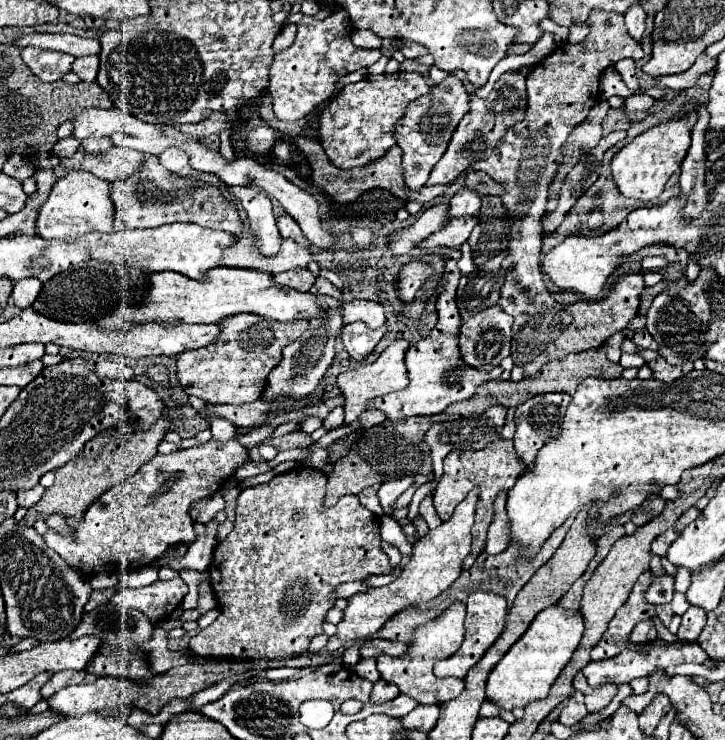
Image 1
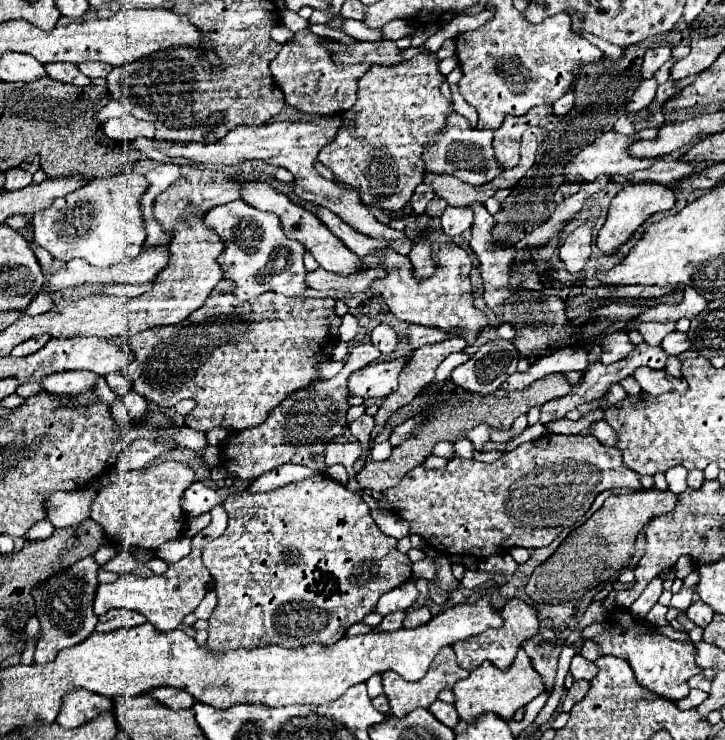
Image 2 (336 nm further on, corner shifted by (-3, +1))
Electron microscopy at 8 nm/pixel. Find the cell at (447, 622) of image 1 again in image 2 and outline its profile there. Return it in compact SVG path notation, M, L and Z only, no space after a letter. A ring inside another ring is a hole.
M444 647L444 649L436 655L436 659L432 661L428 673L426 673L420 681L410 683L410 681L404 681L404 679L402 679L398 673L394 673L394 671L384 671L384 673L382 673L382 685L384 685L384 695L386 695L388 701L390 701L390 711L392 711L392 715L404 717L406 713L410 713L410 711L416 709L416 707L428 707L430 703L434 703L434 701L438 699L438 693L440 693L442 689L452 689L456 681L466 679L466 677L468 677L468 671L464 671L464 669L458 667L456 655L454 655L452 647Z

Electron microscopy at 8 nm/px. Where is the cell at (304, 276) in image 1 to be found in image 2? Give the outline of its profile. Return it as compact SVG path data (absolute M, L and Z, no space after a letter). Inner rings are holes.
M222 279L214 291L210 293L210 297L206 299L206 303L194 311L192 315L188 315L184 321L180 321L178 325L160 325L154 329L146 329L134 337L114 337L116 343L120 343L126 351L132 353L132 361L128 363L128 367L122 369L122 373L132 381L132 387L136 393L140 393L142 397L156 401L160 407L174 407L178 401L182 399L194 399L198 403L198 407L188 415L188 425L196 431L210 431L214 427L224 427L224 429L248 429L248 427L256 427L260 425L268 413L278 407L290 393L298 391L300 387L306 387L314 377L316 377L316 363L320 361L328 361L332 355L334 345L338 343L338 327L340 327L340 317L334 313L334 297L324 297L324 299L314 299L314 297L284 297L278 295L274 291L270 293L262 293L260 297L252 299L252 301L240 301L238 297L234 297L234 281L226 281Z

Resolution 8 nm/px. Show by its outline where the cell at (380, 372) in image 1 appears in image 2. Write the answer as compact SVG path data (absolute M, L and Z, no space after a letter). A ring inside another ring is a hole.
M450 339L434 345L424 345L420 349L414 349L412 355L406 361L406 369L398 375L398 389L390 393L384 403L380 405L378 413L374 415L376 426L371 432L370 443L384 429L386 419L406 403L410 403L434 377L434 369L454 351L464 351L466 341L460 339Z

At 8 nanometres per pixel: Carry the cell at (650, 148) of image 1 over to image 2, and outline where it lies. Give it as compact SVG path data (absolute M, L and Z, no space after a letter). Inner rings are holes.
M642 181L642 185L624 185L624 189L610 203L606 223L596 237L596 245L604 253L614 253L638 229L640 223L644 223L654 213L670 211L674 207L674 201L676 201L676 197L674 197L674 191L670 185L662 185L662 183L654 183L654 181Z

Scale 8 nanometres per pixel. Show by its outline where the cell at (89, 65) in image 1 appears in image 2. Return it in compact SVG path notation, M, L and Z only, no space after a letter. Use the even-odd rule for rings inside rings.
M88 61L88 63L82 63L82 65L78 65L78 69L86 75L86 77L90 77L90 79L94 79L94 77L106 77L110 71L112 71L112 65L106 65L106 63L98 63L98 61Z

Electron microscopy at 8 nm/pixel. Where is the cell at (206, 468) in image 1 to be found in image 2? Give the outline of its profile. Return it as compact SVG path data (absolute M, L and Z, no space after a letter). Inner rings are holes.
M166 461L158 465L150 465L138 471L122 471L118 479L100 489L90 505L92 519L98 521L110 541L120 541L128 547L138 549L160 549L162 543L170 539L178 539L184 531L186 517L180 509L182 493L196 481L192 467L186 463Z

